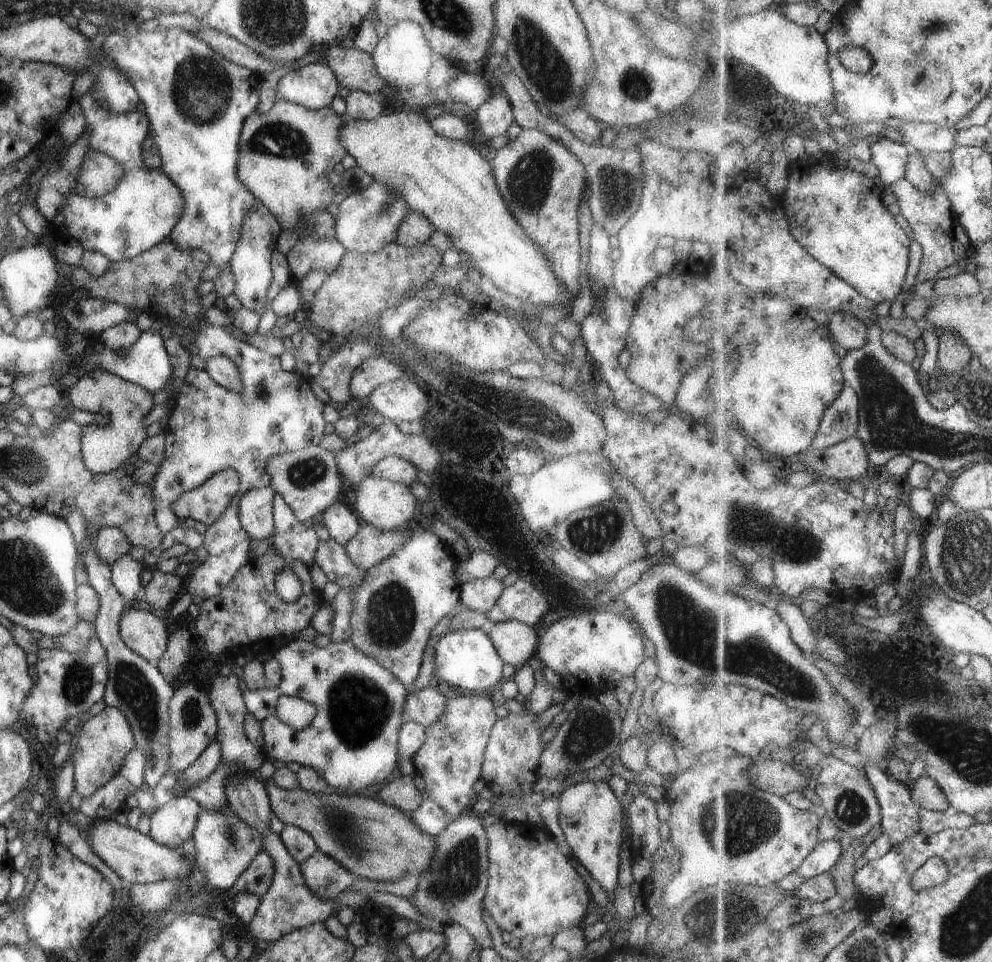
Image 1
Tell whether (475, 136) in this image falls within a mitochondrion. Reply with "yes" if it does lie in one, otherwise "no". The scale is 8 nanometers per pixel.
no

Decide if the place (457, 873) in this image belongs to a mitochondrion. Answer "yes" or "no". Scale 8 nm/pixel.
yes

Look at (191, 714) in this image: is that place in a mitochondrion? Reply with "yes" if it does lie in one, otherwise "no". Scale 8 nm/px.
yes

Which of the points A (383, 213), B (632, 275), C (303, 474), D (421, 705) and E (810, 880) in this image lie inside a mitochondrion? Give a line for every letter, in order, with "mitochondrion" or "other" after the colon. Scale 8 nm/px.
A: mitochondrion
B: other
C: mitochondrion
D: other
E: other

